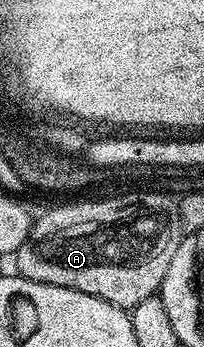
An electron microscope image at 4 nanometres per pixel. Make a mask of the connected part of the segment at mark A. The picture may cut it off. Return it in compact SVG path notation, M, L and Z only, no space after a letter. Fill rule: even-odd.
M122 193L119 197L106 197L103 201L76 201L80 199L70 199L67 205L58 205L55 209L50 209L47 213L37 214L36 220L33 222L33 225L30 229L30 235L25 241L25 243L18 249L16 254L16 260L18 260L18 269L17 272L21 276L27 277L30 281L35 281L36 283L44 283L45 285L59 285L60 287L68 287L72 291L80 291L84 295L92 295L96 299L104 299L108 303L112 303L116 307L125 309L127 311L133 311L140 303L144 303L144 299L155 296L161 290L162 284L164 283L164 275L168 275L168 263L172 263L172 255L176 255L176 247L180 247L182 238L184 236L184 230L182 228L182 216L178 210L179 202L177 200L173 201L166 193Z

